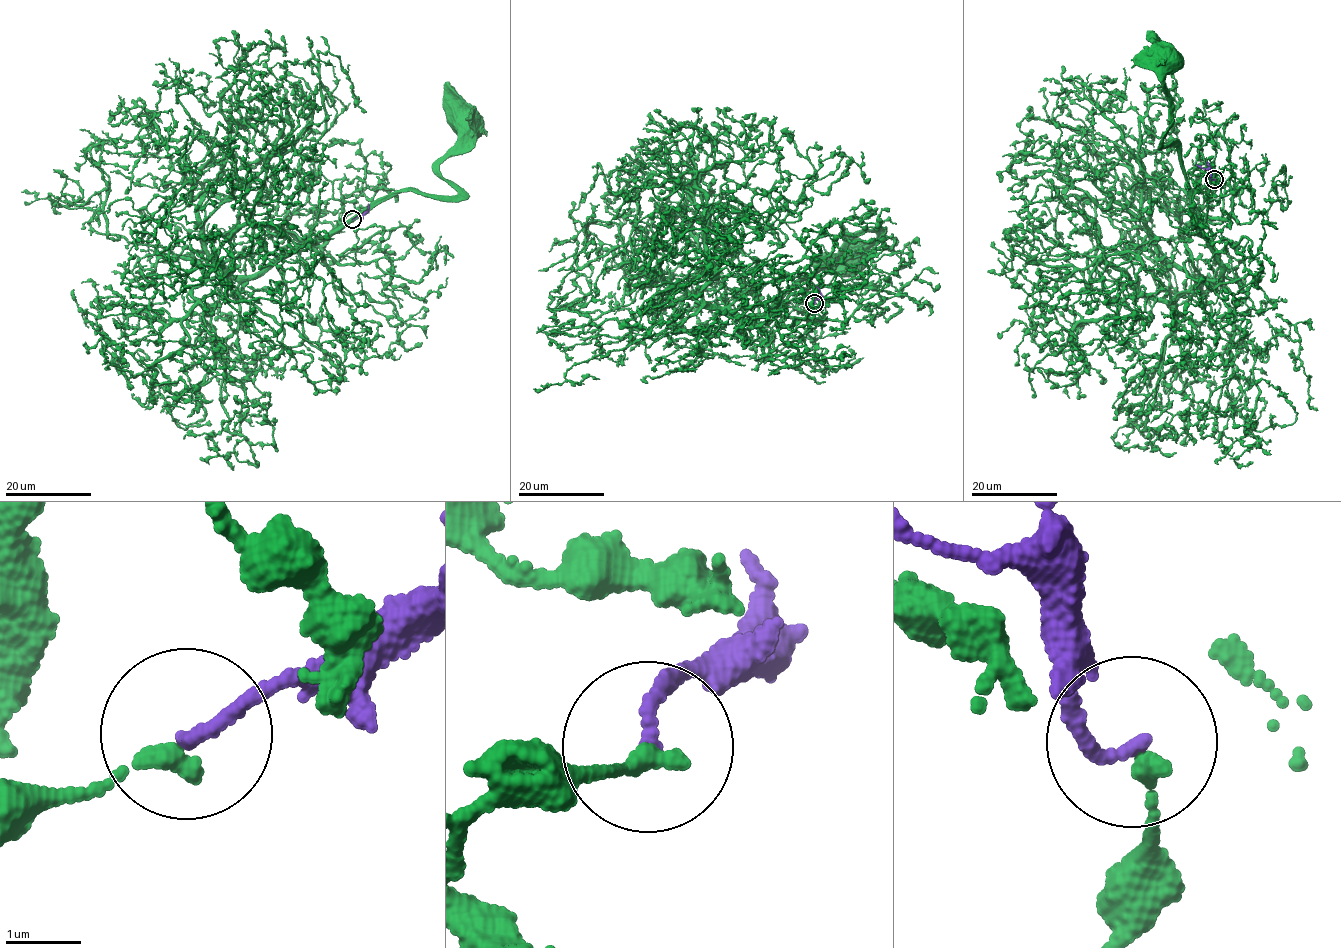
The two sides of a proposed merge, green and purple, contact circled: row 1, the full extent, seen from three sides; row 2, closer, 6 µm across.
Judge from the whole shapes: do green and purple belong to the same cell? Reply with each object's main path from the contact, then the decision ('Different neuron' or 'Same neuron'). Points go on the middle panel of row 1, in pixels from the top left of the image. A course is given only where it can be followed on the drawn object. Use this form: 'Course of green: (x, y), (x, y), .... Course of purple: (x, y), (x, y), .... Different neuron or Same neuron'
Course of green: (814, 303), (807, 322), (734, 289), (731, 306), (759, 318), (858, 234), (875, 232), (847, 258). Course of purple: (814, 302), (820, 295), (815, 286). Different neuron

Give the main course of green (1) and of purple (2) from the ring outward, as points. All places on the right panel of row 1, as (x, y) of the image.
1: (1215, 180), (1232, 209), (1179, 232), (1209, 280), (1223, 273), (1178, 151), (1160, 145), (1165, 55)
2: (1214, 179), (1207, 169), (1196, 164)

